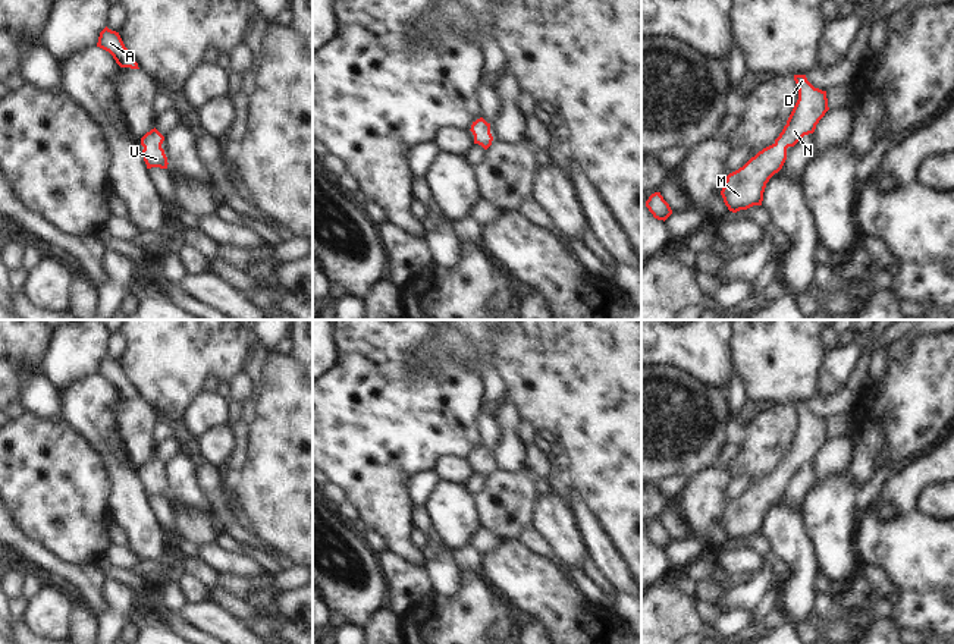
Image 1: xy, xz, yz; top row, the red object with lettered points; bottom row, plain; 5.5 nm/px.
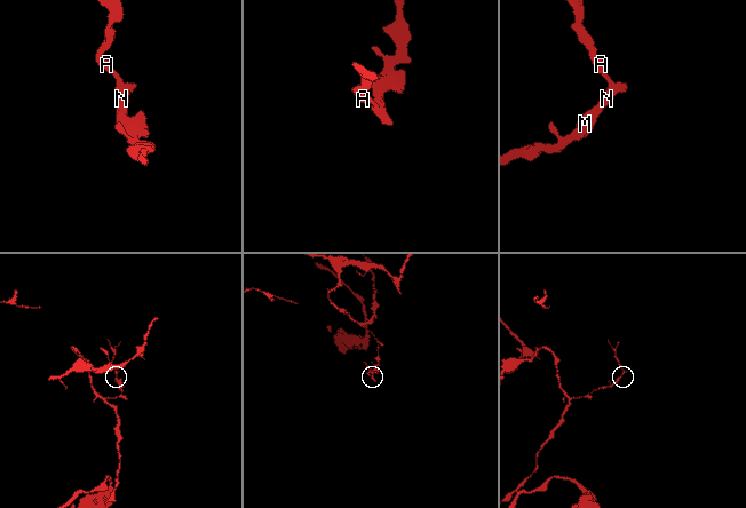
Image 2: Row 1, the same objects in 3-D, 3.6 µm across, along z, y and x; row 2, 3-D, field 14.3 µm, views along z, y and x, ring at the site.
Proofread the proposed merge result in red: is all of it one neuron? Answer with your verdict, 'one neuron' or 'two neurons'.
one neuron

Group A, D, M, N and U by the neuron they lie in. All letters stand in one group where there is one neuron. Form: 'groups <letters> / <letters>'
groups A D M N U

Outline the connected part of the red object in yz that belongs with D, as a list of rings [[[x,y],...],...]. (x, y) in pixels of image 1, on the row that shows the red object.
[[[794,75],[794,81],[798,87],[798,100],[779,136],[727,176],[721,195],[732,213],[762,205],[766,183],[782,169],[787,148],[794,147],[804,135],[813,133],[829,110],[826,91],[815,88],[806,75]]]

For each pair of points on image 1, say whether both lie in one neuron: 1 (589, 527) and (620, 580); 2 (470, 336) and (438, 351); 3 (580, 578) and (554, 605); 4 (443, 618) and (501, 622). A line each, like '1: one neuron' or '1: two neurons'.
1: one neuron
2: one neuron
3: two neurons
4: one neuron

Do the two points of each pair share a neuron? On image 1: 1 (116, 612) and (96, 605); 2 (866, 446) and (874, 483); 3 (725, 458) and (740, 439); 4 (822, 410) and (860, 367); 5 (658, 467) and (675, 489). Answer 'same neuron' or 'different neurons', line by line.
1: different neurons
2: different neurons
3: same neuron
4: same neuron
5: different neurons

